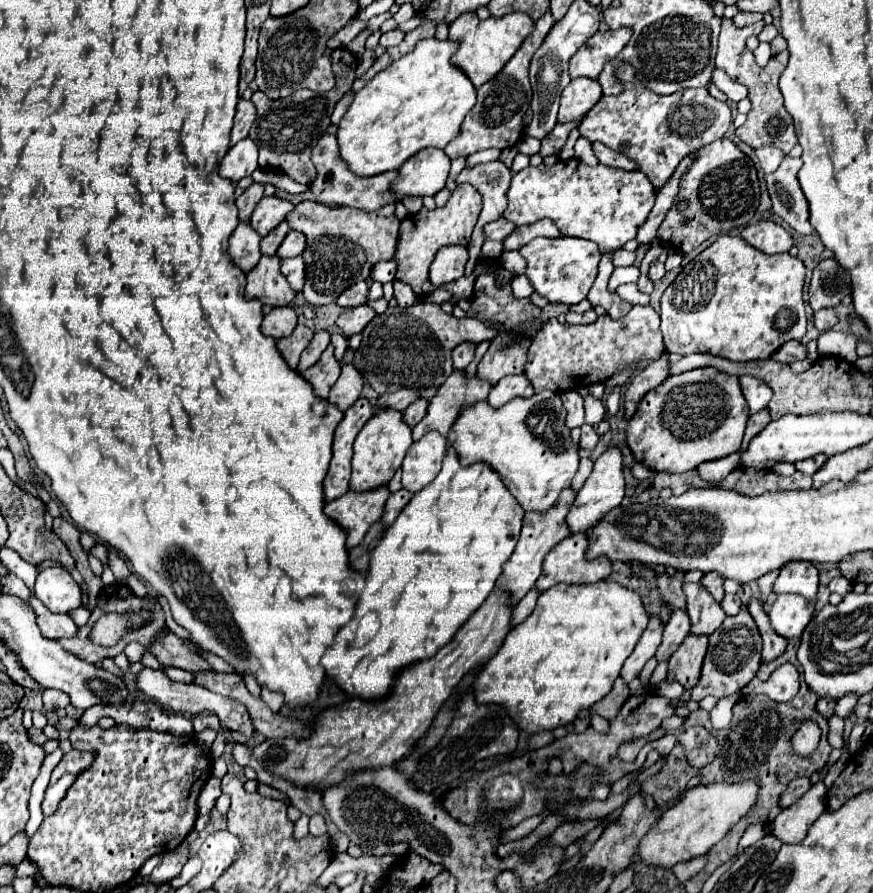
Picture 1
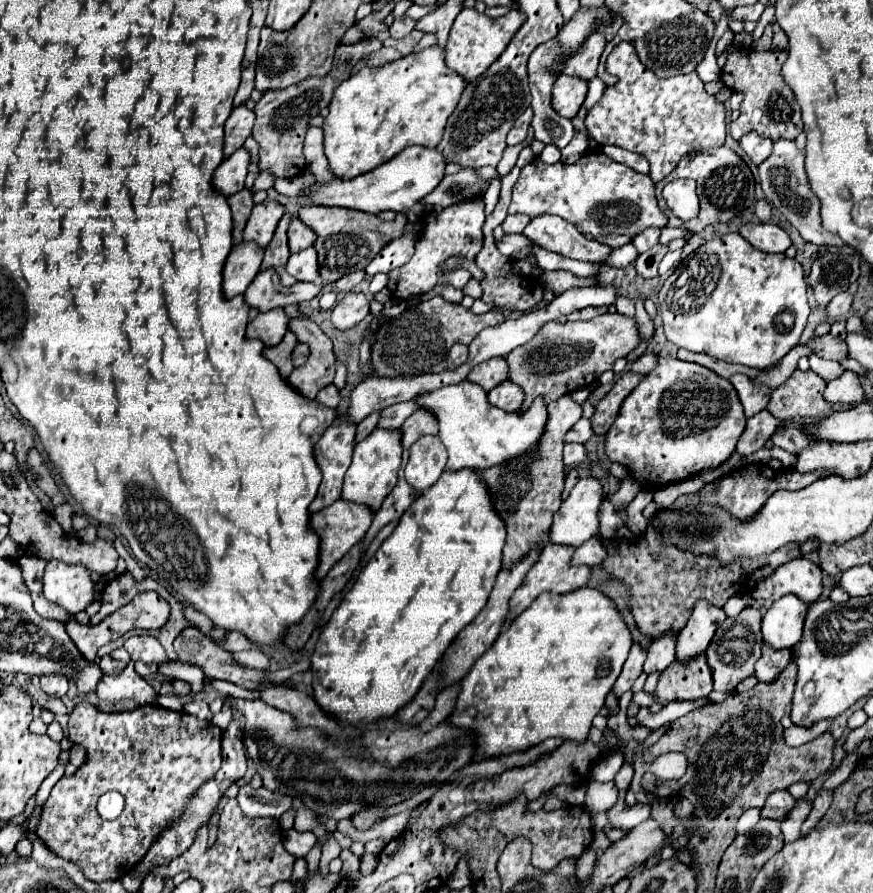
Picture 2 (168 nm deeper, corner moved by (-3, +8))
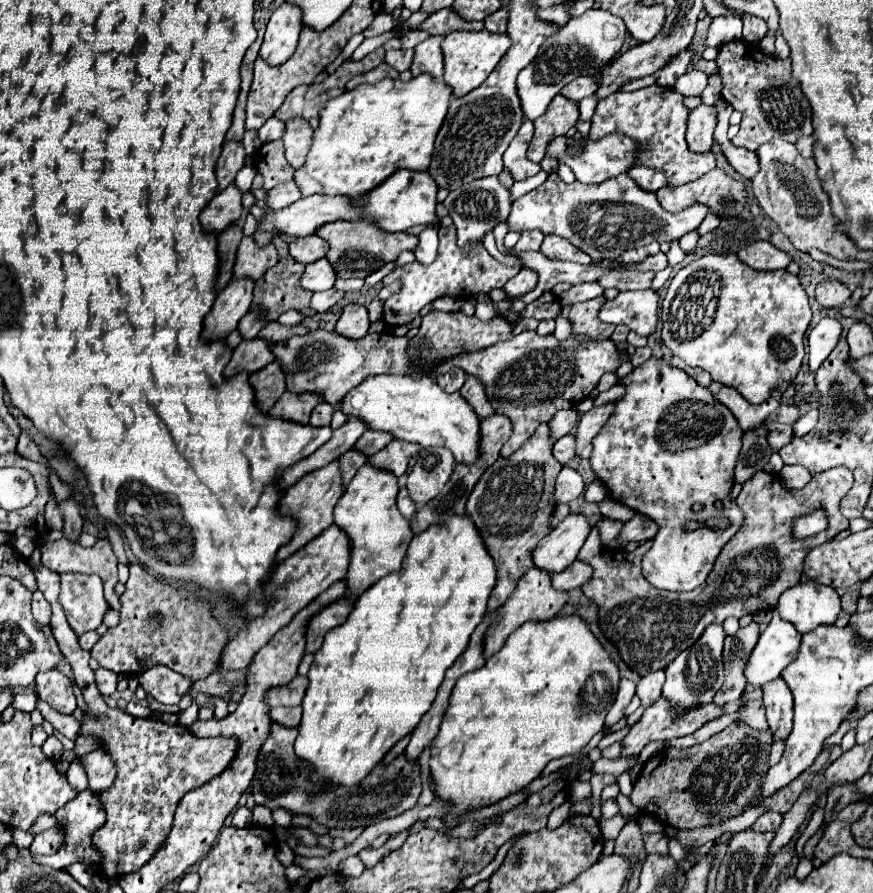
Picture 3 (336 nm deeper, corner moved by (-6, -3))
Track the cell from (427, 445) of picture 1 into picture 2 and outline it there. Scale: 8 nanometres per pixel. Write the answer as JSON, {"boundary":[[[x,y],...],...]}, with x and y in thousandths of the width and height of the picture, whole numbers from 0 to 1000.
{"boundary":[[[482,489],[468,503],[468,516],[464,523],[464,536],[478,550],[491,548],[510,525],[512,503],[501,489]]]}

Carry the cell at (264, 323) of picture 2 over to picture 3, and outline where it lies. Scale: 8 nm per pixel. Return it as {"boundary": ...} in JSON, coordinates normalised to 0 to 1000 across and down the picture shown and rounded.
{"boundary":[[[289,378],[284,383],[275,383],[270,390],[268,390],[268,396],[266,396],[266,403],[263,408],[259,410],[257,419],[259,421],[268,421],[270,417],[275,414],[282,414],[282,417],[293,417],[293,414],[300,414],[302,410],[307,410],[316,399],[312,399],[312,385],[305,383],[302,378]]]}

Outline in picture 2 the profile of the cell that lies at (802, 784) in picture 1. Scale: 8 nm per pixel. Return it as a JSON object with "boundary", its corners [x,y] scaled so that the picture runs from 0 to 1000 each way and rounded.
{"boundary":[[[899,884],[888,886],[876,897],[876,904],[872,906],[872,915],[874,917],[892,917],[892,919],[897,919],[901,915],[901,910],[906,908],[906,904],[911,904],[911,895]]]}

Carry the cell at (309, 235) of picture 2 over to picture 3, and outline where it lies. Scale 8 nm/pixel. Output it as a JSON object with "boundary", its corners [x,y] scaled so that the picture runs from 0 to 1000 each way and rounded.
{"boundary":[[[355,262],[353,267],[339,267],[332,271],[332,284],[337,287],[337,291],[341,291],[346,296],[362,293],[362,291],[371,289],[373,282],[376,282],[376,271],[371,271],[362,262]]]}

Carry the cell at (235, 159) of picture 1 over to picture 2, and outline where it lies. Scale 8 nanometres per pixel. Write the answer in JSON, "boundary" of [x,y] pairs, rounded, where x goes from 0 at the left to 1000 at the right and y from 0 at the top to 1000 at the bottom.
{"boundary":[[[281,167],[271,169],[271,174],[265,174],[262,178],[258,178],[244,196],[246,214],[253,216],[255,221],[265,221],[271,214],[276,214],[281,209],[283,187],[285,187],[285,171]]]}

